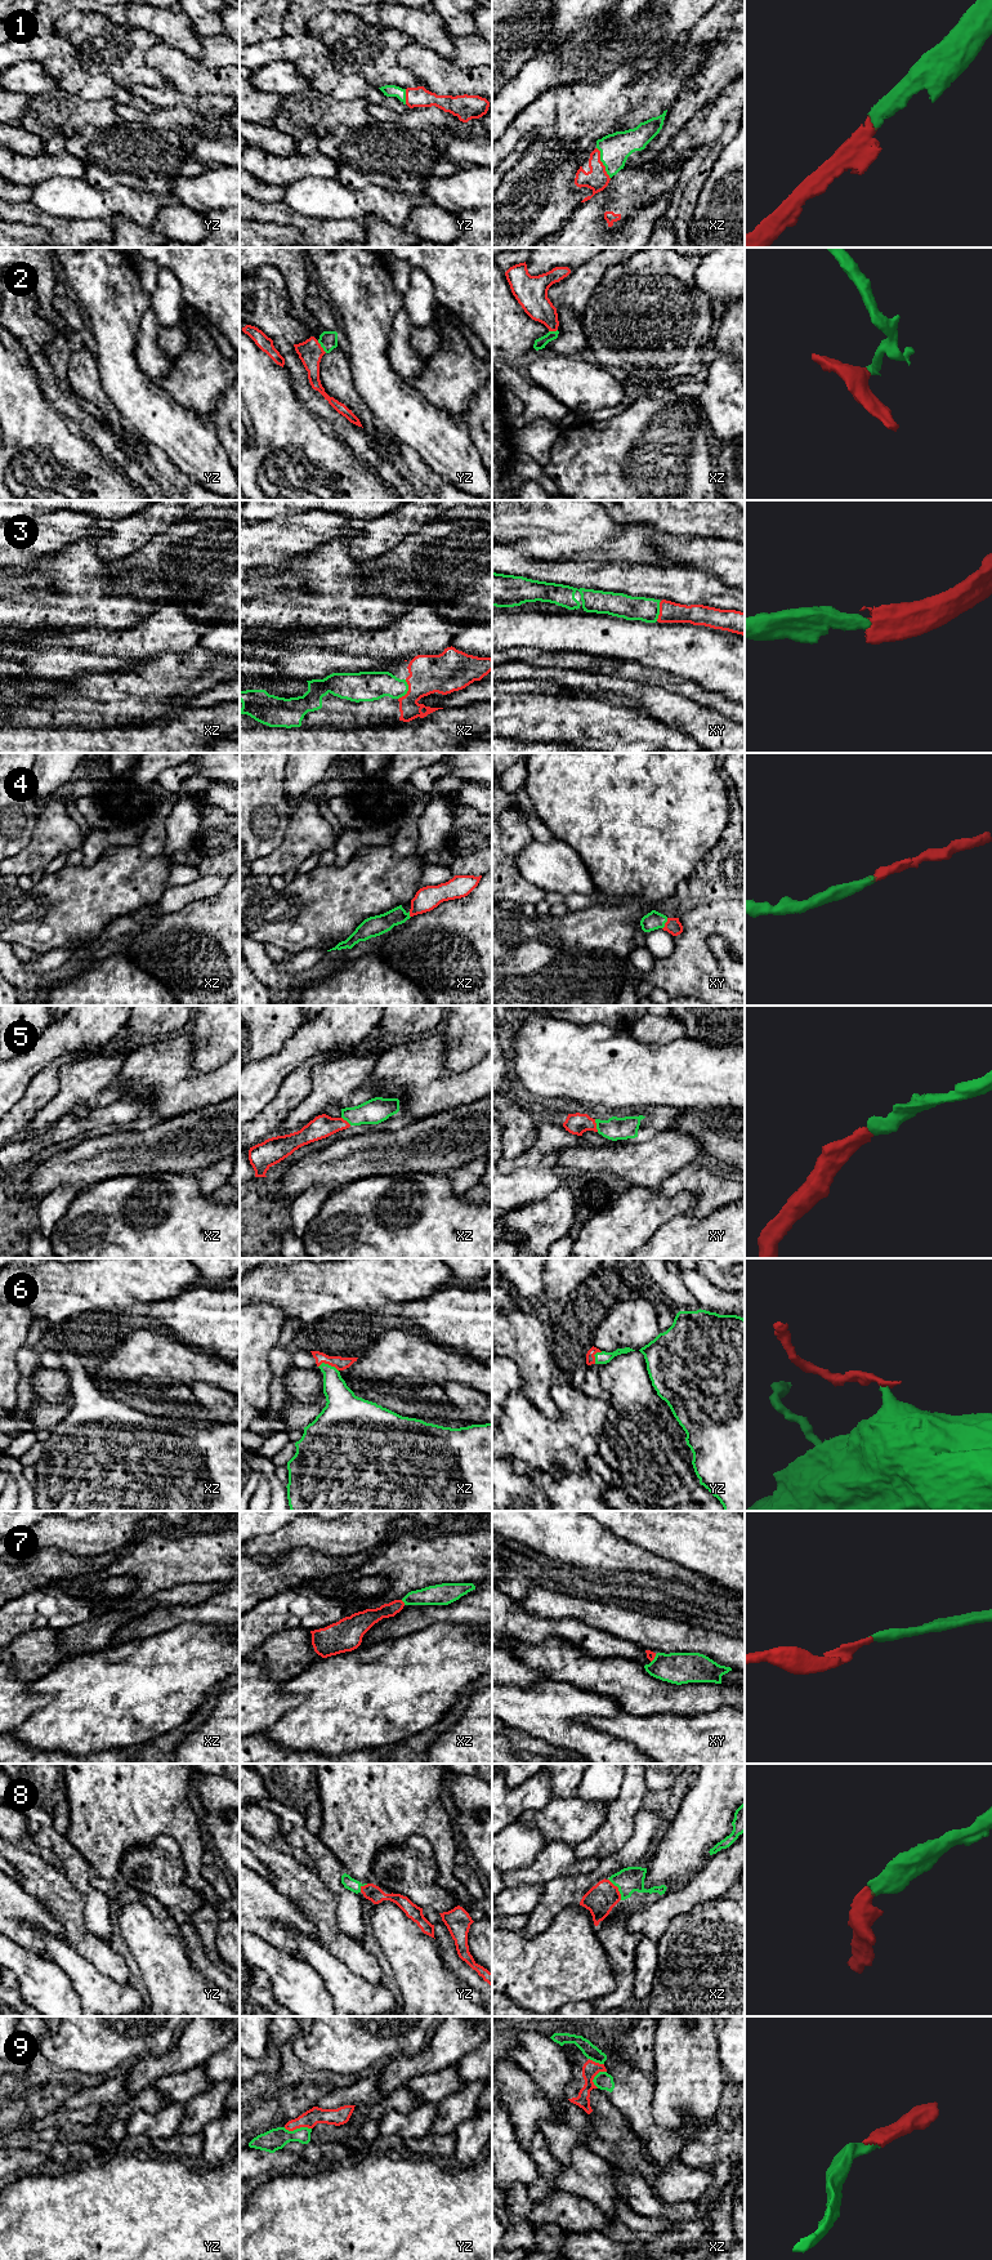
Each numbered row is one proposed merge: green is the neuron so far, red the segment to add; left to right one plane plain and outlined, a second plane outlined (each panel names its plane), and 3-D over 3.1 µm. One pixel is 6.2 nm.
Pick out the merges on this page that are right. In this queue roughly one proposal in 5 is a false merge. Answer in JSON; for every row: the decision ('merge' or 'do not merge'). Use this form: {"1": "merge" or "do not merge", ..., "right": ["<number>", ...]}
{"1": "merge", "2": "merge", "3": "merge", "4": "merge", "5": "merge", "6": "merge", "7": "merge", "8": "merge", "9": "do not merge", "right": ["1", "2", "3", "4", "5", "6", "7", "8"]}

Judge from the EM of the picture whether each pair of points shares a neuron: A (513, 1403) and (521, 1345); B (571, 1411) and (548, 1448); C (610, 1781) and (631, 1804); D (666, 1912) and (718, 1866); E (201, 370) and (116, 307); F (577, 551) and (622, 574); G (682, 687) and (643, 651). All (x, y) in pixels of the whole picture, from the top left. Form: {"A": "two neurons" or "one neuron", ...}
{"A": "two neurons", "B": "one neuron", "C": "two neurons", "D": "one neuron", "E": "two neurons", "F": "two neurons", "G": "two neurons"}

